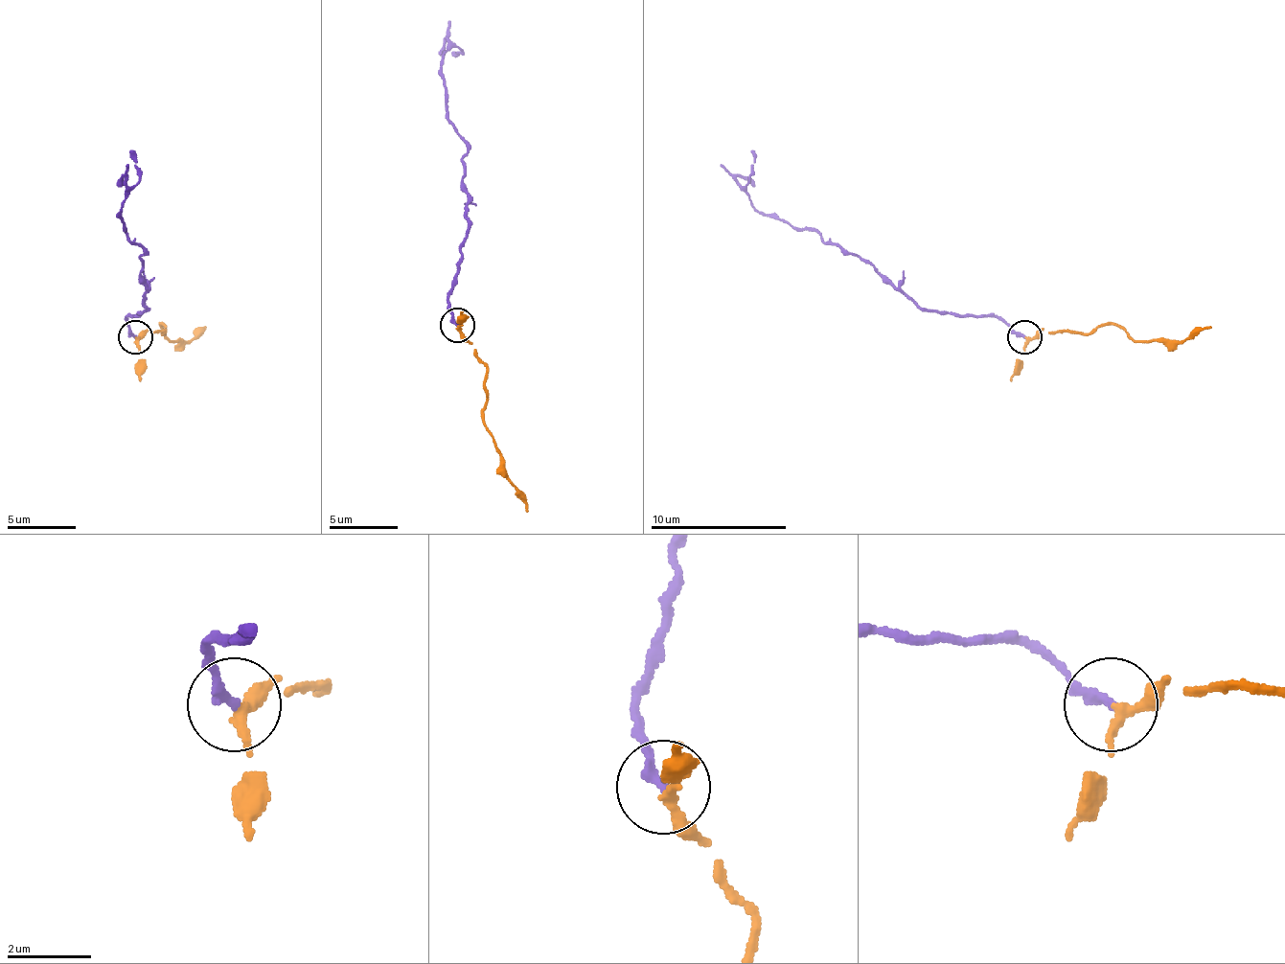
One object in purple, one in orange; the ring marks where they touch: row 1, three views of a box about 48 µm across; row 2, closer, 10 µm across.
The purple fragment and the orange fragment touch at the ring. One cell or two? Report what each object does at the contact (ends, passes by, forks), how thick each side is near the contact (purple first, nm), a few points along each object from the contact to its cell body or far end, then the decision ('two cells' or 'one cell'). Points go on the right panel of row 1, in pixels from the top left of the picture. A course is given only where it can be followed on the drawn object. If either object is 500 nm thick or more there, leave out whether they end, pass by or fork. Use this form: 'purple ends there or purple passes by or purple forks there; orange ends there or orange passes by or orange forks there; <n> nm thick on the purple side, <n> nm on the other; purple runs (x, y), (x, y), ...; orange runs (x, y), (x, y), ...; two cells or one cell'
purple ends there; orange ends there; 220 nm thick on the purple side, 300 nm on the other; purple runs (1025, 336), (995, 315), (919, 309), (855, 254), (814, 230), (792, 230), (766, 217), (745, 186), (752, 151); orange runs (1025, 336), (1043, 330), (1069, 332), (1121, 326), (1135, 339), (1172, 339), (1210, 326); one cell

